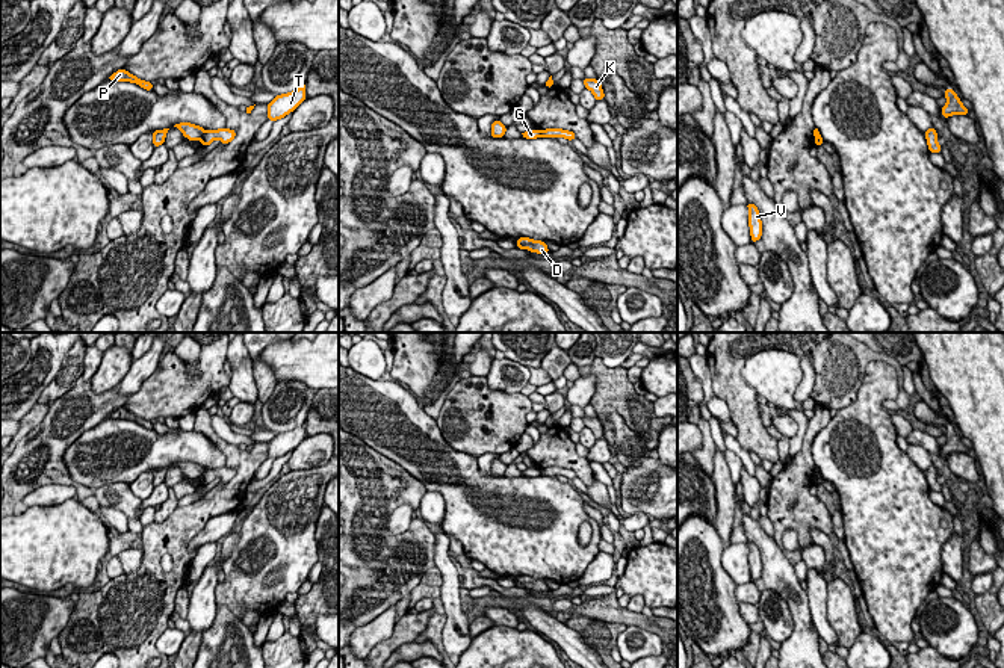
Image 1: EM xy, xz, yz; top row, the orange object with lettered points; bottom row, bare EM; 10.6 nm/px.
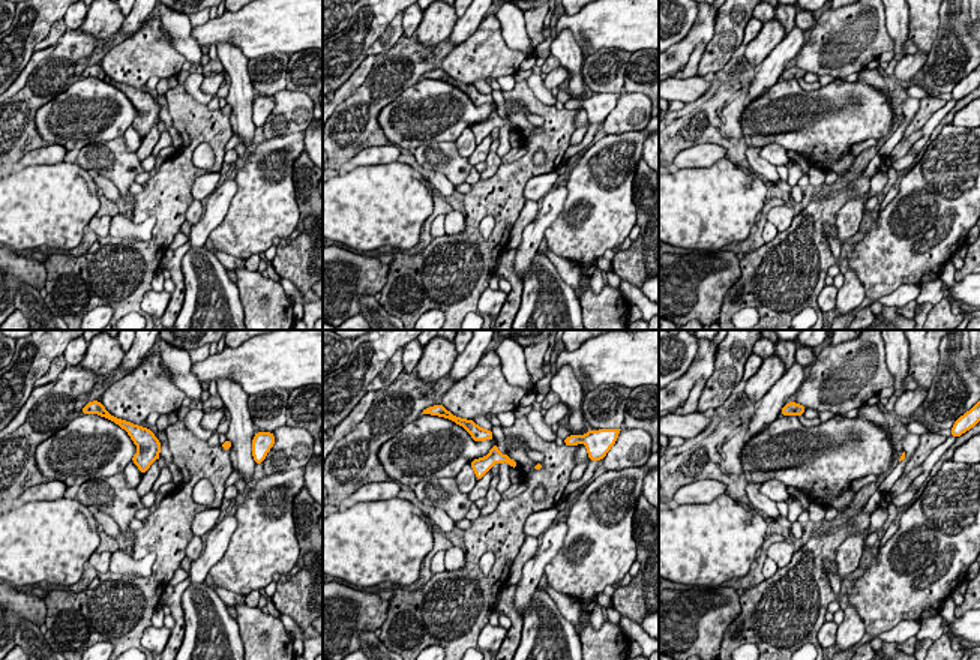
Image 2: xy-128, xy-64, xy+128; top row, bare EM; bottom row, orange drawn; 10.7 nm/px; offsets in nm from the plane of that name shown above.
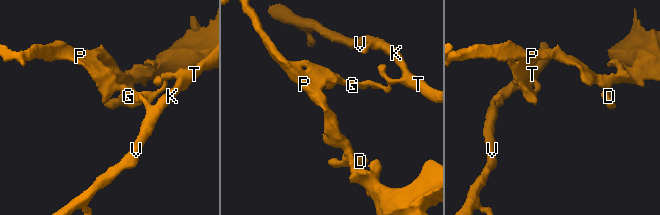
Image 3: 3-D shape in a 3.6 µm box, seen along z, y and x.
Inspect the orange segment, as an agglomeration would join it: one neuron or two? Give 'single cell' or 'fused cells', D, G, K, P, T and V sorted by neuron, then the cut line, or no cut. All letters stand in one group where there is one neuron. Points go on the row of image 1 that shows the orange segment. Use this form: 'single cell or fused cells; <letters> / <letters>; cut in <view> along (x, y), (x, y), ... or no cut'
fused cells; D G P / K T V; cut in xy along (204, 130), (200, 138)

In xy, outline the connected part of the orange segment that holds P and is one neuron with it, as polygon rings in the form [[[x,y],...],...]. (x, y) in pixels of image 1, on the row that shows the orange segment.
[[[124,68],[113,73],[109,79],[110,80],[118,80],[118,82],[132,82],[132,83],[136,83],[136,85],[139,85],[141,88],[144,88],[147,91],[153,91],[153,83],[135,77],[133,74],[130,74]]]

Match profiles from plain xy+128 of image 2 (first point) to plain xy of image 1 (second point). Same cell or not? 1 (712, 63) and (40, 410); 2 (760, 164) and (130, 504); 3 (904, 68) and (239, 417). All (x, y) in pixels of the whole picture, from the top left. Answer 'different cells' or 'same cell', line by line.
1: different cells
2: different cells
3: same cell

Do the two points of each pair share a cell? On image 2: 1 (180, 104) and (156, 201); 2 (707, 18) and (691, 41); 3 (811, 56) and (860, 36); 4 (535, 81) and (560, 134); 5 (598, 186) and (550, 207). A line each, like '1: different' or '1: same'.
1: same
2: same
3: same
4: different
5: different

